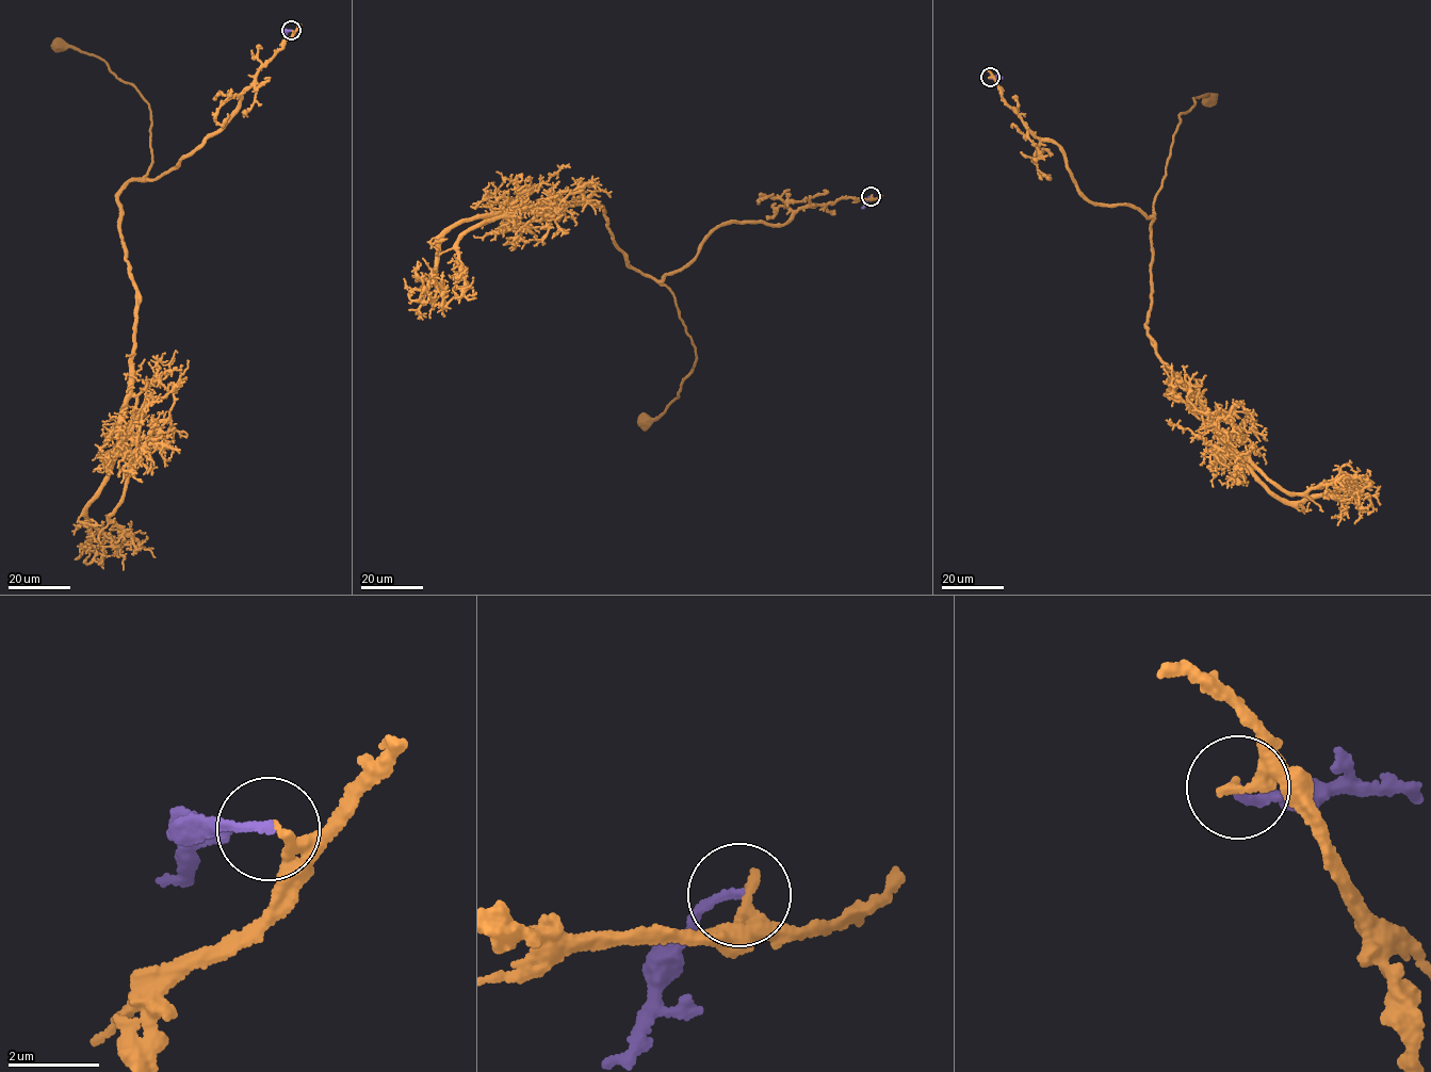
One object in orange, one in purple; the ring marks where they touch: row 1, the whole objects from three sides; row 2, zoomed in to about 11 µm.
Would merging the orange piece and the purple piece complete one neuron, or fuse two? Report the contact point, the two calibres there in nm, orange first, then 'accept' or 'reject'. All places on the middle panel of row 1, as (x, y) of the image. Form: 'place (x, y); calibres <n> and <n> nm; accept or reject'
place (871, 196); calibres 190 and 170 nm; reject

